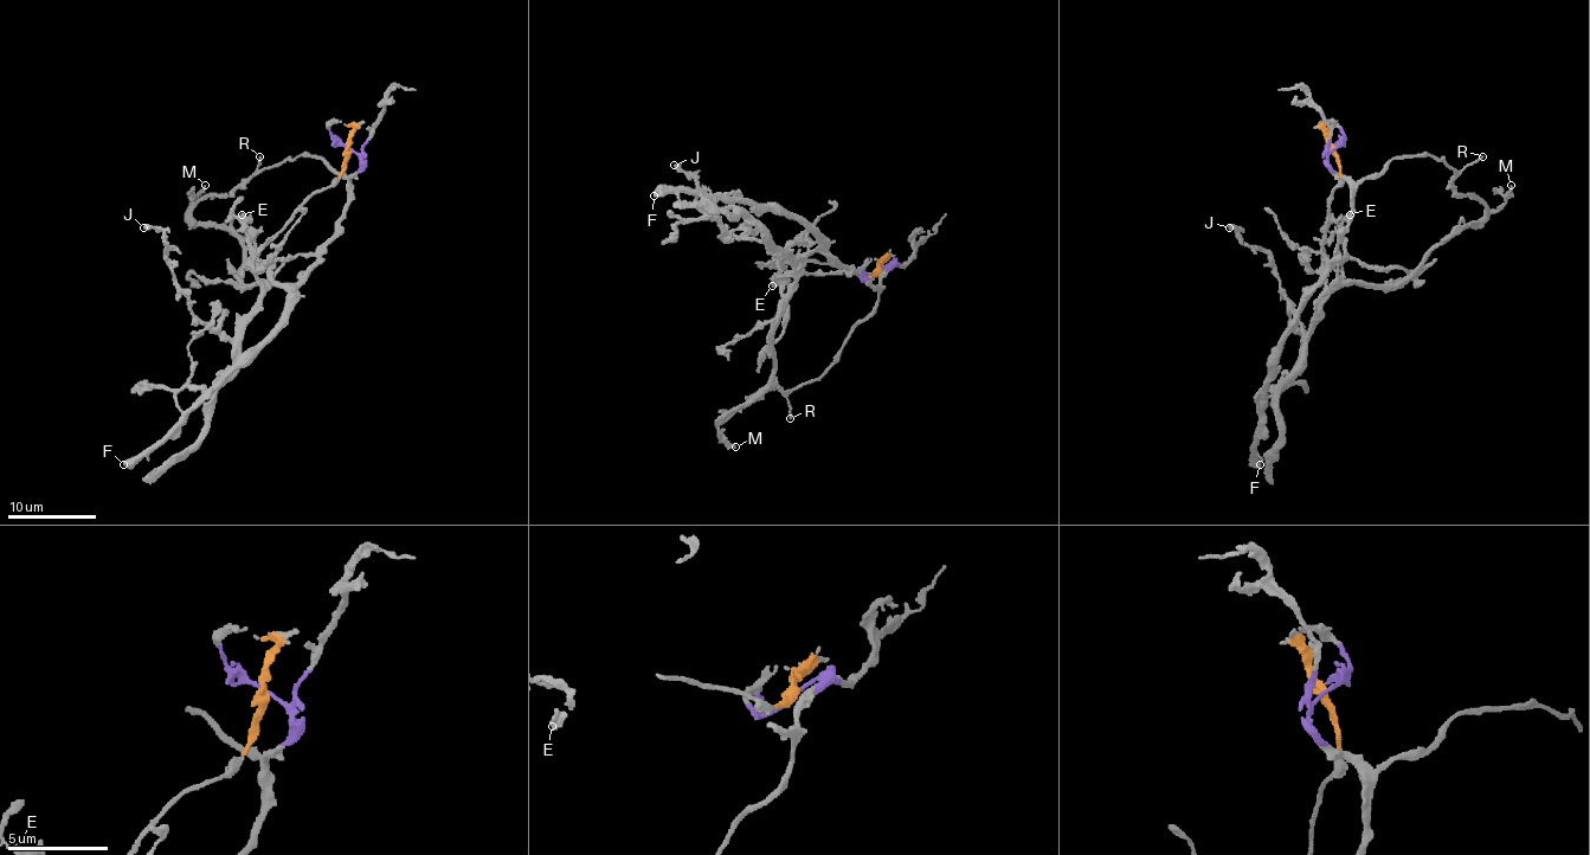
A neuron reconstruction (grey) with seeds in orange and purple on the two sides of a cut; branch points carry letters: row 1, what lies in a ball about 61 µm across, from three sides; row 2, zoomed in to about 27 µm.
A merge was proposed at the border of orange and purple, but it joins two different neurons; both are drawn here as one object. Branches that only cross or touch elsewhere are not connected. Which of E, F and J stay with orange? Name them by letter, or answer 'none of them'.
J

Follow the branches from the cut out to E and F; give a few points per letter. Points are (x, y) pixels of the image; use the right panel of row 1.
E: (1334, 149), (1327, 165), (1347, 182), (1352, 216), (1337, 258), (1317, 283), (1343, 258), (1340, 223), (1350, 213)
F: (1334, 149), (1327, 165), (1350, 187), (1347, 231), (1337, 245), (1327, 274), (1281, 340), (1256, 441), (1261, 465)

